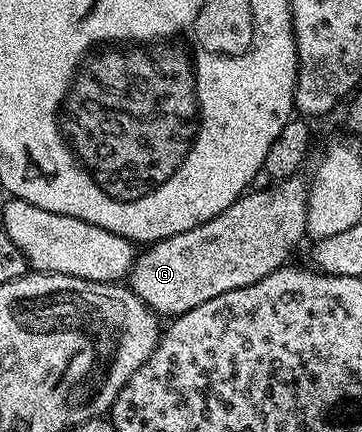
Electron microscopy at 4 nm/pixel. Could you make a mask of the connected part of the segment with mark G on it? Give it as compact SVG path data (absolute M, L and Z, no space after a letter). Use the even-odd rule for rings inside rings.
M304 176L281 178L267 188L241 194L237 202L218 212L218 216L206 220L206 224L151 243L145 254L144 251L137 253L132 272L126 279L127 285L156 315L175 316L190 312L190 308L198 308L198 304L206 304L206 300L214 300L214 296L222 296L222 292L234 292L234 288L246 288L270 276L270 272L291 259L288 257L295 252L296 245L305 241L309 185L309 179Z

